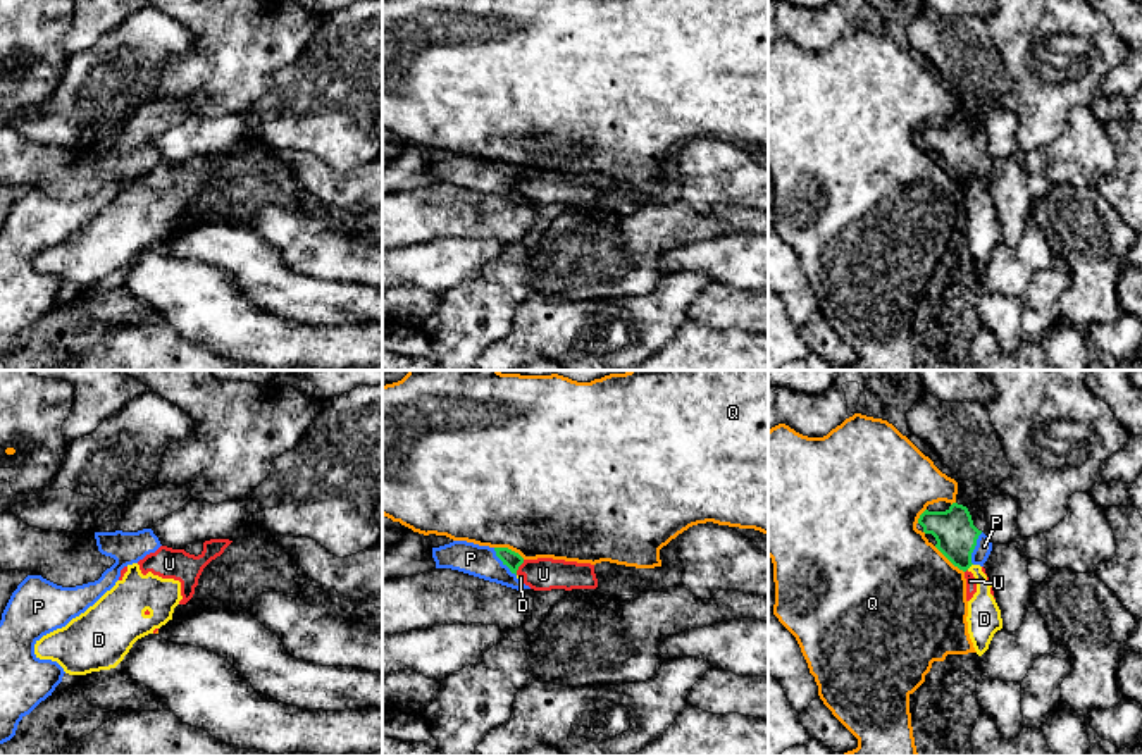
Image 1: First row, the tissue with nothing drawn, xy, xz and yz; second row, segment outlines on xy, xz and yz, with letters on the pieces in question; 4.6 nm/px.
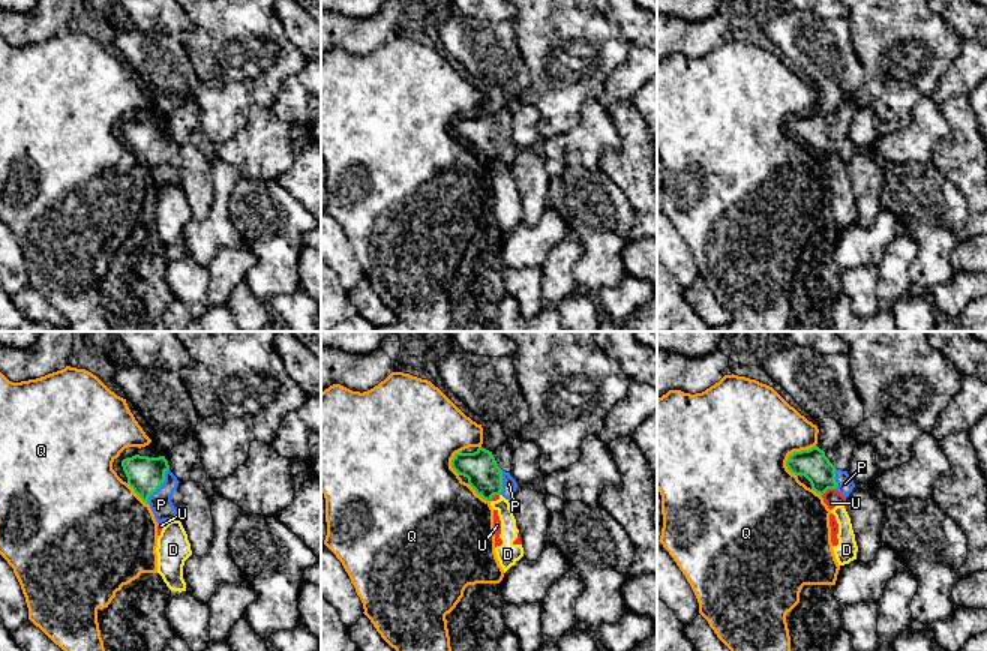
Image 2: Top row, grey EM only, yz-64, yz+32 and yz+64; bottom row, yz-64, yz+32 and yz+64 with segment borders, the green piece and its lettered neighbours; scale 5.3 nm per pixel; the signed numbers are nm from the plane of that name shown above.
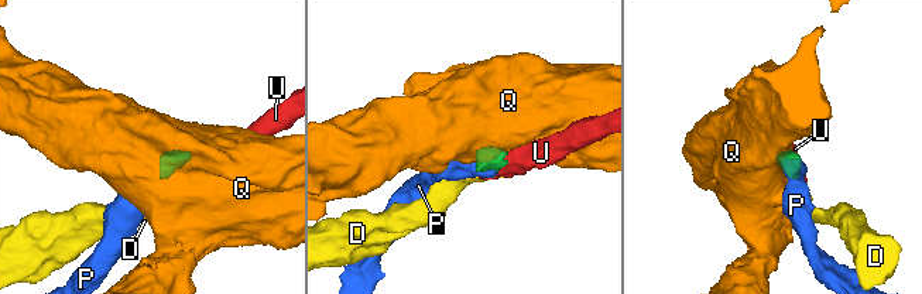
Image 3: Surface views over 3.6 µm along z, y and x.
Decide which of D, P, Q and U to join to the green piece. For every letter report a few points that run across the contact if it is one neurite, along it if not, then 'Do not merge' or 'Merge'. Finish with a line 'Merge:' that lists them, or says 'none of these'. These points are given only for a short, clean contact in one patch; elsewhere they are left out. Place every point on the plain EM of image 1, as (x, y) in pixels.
D: Line: yz (972, 178), (967, 183). Do not merge
P: Merge
Q: Do not merge
U: Line: xz (524, 174), (515, 188). Do not merge
Merge: P

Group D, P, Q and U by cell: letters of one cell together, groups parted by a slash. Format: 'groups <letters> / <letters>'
groups D U / P / Q

